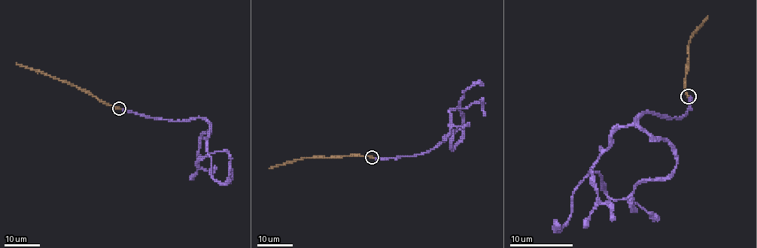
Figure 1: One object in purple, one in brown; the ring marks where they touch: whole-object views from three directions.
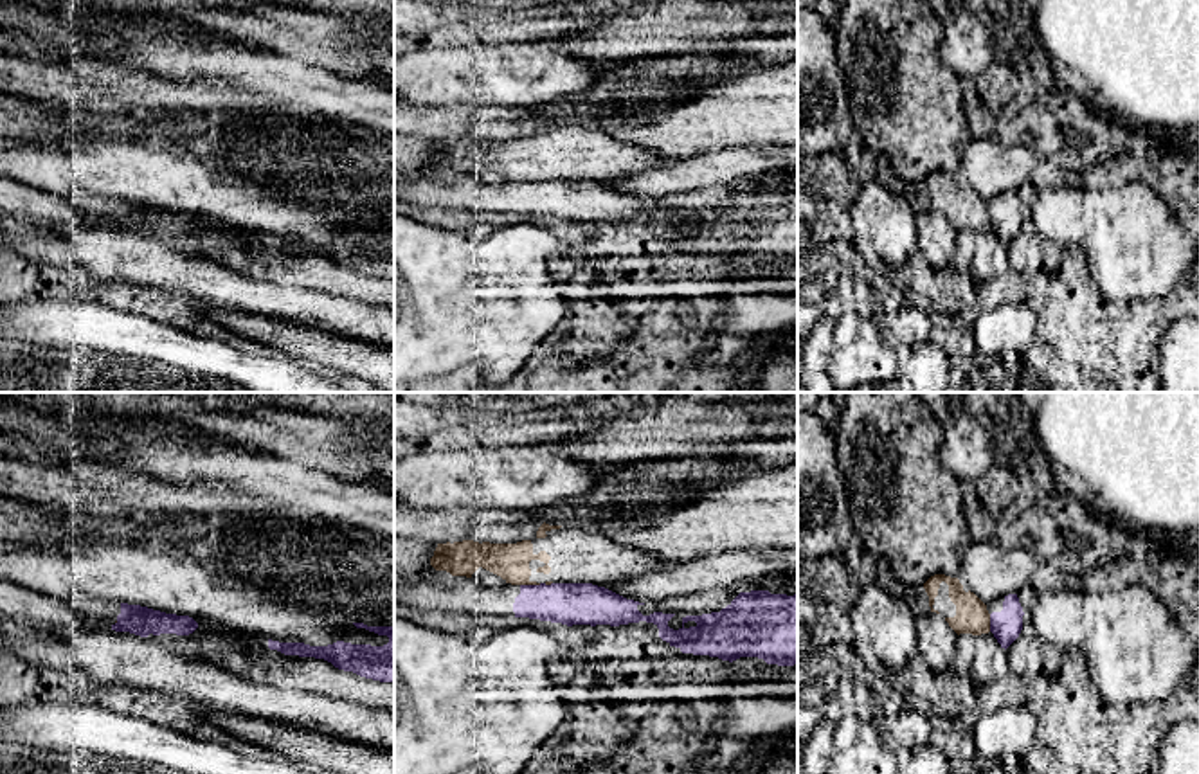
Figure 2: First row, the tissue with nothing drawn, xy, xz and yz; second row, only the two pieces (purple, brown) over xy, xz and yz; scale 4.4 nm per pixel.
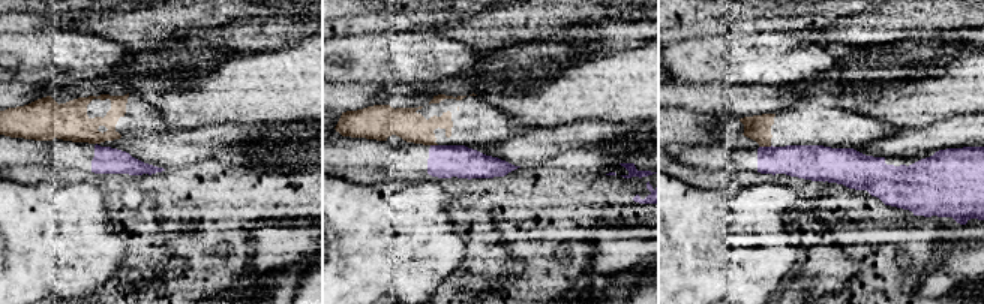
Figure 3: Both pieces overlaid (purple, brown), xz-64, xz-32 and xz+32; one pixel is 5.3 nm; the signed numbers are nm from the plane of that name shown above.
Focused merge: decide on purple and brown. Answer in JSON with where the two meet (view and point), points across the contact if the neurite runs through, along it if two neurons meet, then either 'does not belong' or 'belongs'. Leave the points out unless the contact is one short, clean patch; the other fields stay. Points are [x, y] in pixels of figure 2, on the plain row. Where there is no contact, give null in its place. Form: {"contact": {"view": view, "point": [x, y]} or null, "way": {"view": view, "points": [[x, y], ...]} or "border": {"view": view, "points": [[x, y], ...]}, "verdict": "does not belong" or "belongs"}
{"contact": {"view": "xz", "point": [530, 182]}, "verdict": "does not belong"}

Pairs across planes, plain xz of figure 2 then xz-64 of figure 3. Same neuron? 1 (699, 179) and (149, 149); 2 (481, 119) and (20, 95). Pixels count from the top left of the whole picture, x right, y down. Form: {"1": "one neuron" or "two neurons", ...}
{"1": "one neuron", "2": "one neuron"}

